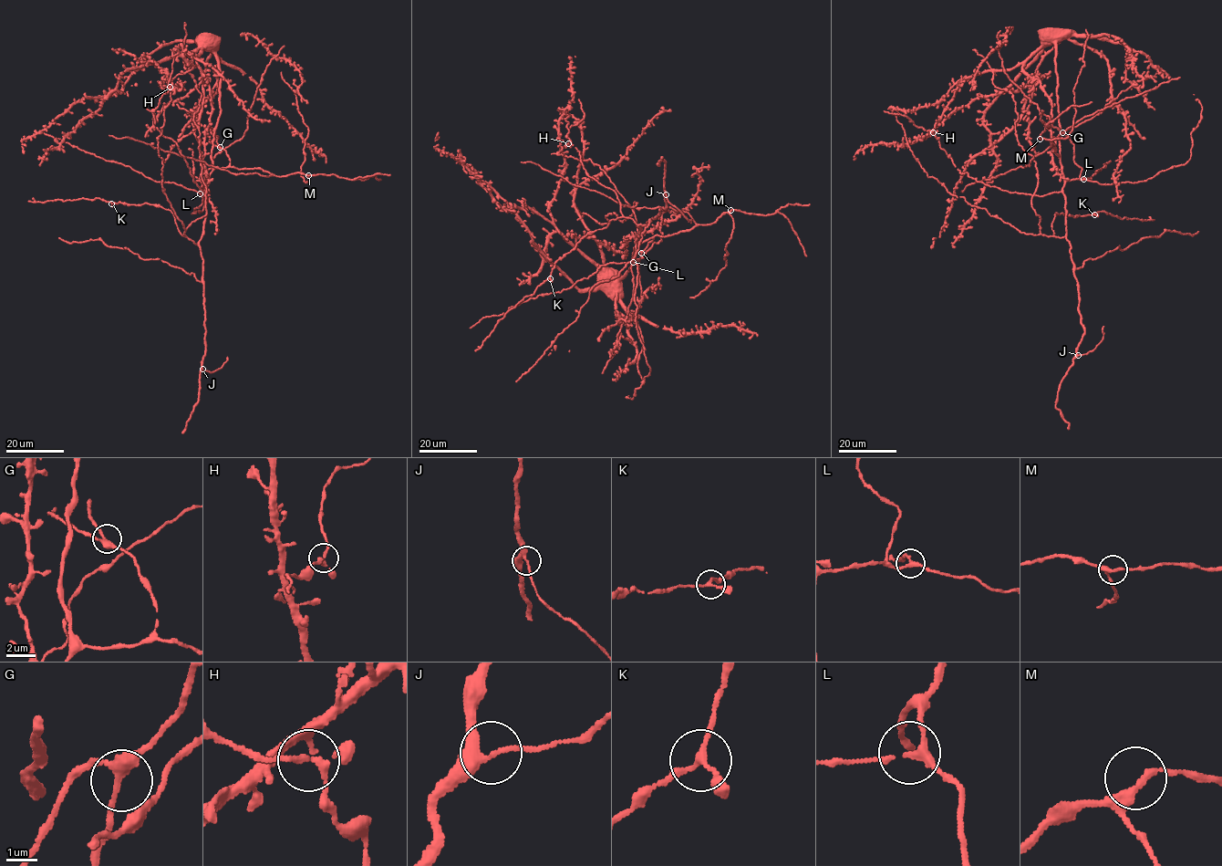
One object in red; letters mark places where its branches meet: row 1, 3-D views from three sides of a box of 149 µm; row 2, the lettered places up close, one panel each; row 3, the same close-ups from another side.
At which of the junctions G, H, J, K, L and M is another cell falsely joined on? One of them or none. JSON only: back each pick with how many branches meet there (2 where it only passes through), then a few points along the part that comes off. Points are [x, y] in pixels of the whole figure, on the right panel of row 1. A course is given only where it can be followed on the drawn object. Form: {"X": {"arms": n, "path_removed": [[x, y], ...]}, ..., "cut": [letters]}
{"cut": []}

